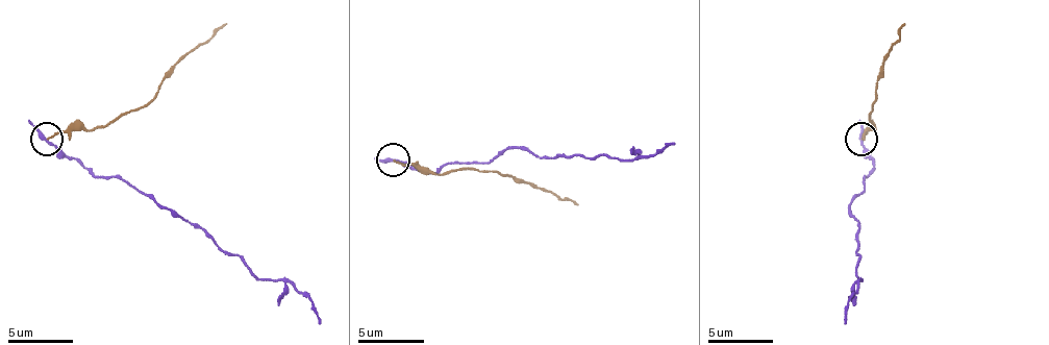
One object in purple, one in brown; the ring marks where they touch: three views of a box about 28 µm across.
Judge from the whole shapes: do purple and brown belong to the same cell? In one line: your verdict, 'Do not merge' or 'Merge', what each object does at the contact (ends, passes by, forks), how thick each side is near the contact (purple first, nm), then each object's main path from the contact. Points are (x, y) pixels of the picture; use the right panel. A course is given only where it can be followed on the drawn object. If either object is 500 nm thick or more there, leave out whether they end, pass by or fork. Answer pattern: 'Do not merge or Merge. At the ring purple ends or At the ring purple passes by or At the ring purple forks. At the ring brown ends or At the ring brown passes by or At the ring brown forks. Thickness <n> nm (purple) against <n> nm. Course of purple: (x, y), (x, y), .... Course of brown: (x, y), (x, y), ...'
Do not merge. At the ring purple passes by. At the ring brown ends. Thickness 240 nm (purple) against 110 nm. Course of purple: (859, 140), (873, 169), (864, 178), (864, 189), (850, 201), (859, 224), (859, 279), (847, 305), (844, 324). Course of brown: (859, 140), (876, 126), (870, 123), (882, 58), (905, 23)

